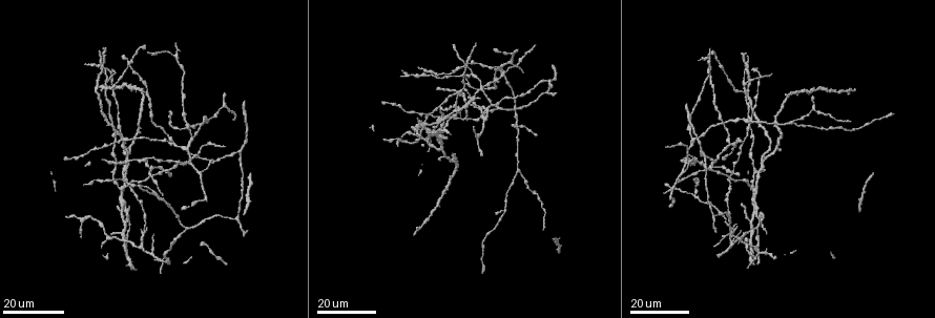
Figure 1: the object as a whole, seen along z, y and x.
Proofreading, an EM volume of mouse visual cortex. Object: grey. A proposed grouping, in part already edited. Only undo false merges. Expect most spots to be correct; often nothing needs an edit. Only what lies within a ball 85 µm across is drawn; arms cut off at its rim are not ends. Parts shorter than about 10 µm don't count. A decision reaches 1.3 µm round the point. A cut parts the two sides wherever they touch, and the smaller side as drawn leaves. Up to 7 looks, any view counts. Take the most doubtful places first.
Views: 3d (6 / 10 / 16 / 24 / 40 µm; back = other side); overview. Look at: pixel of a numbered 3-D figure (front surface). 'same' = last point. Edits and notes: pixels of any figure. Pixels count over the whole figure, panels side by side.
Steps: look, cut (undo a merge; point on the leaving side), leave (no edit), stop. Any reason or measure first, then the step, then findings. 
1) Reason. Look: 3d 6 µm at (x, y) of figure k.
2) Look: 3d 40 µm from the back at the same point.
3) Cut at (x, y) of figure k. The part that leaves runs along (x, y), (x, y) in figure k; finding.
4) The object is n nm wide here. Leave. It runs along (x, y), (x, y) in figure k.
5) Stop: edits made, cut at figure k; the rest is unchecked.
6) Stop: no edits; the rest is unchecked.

Side arm on a straight run. Look: 3d 16 µm at (766, 156) of figure 1.

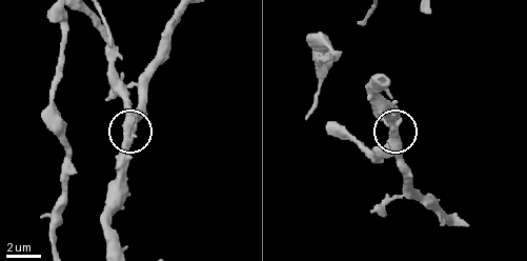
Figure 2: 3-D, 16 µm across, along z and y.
Look: 3d 10 µm at (396, 124) of figure 2.

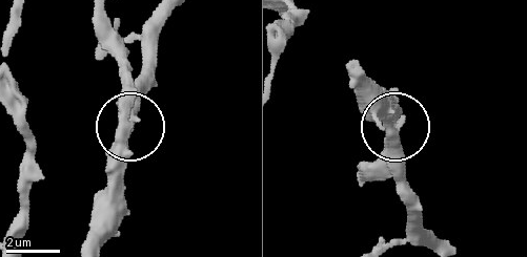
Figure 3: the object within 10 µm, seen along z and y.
3 arms meet here. Leave. One neuron here.

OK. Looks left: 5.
Arms part here. Look: 3d 24 µm at (470, 72) of figure 1.

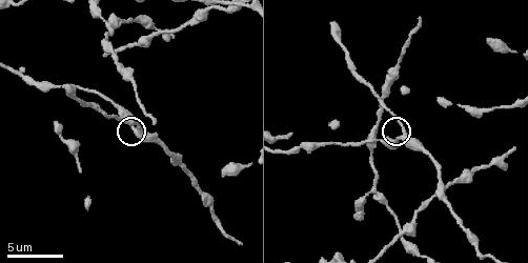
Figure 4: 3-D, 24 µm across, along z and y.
Zoom in. Look: 3d 6 µm at (405, 134) of figure 4.

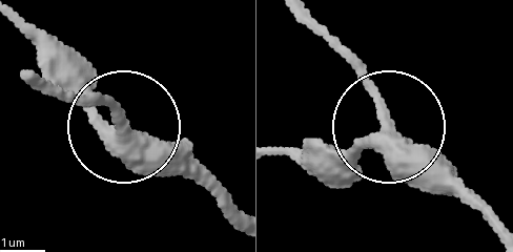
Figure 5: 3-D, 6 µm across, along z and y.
Leave. It runs along (239, 226), (115, 112), (39, 82) in figure 5; one neuron here.

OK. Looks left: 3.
Arms part here. Look: 3d 16 µm at (107, 90) of figure 1.

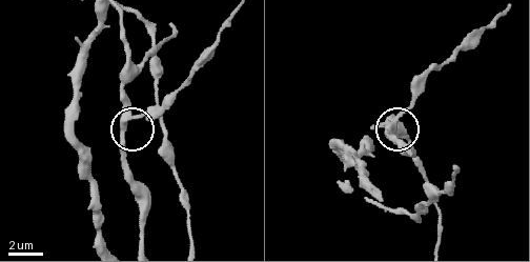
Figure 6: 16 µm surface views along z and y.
Zoom in. Look: 3d 10 µm at (397, 118) of figure 6.

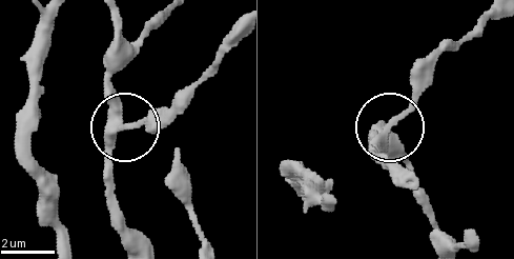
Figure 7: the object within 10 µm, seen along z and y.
The side arm is 25 µm long. Leave. It runs along (109, 177), (109, 145), (121, 127), (162, 125) in figure 7; one neuron here.

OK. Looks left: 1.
Stop: no edits; the rest is unchecked.

